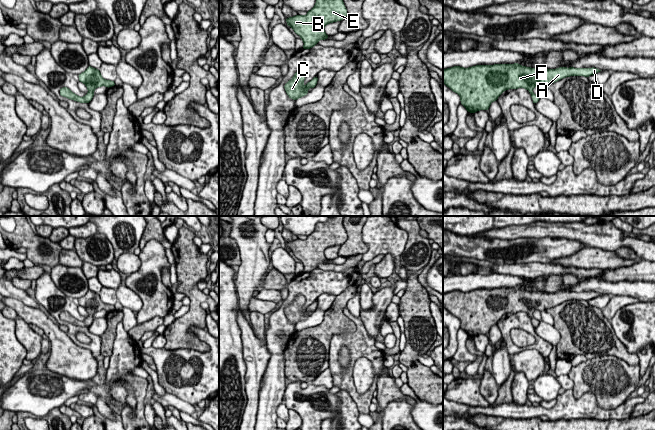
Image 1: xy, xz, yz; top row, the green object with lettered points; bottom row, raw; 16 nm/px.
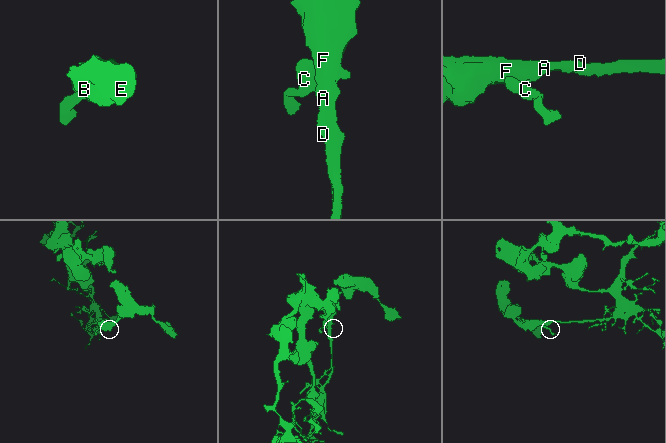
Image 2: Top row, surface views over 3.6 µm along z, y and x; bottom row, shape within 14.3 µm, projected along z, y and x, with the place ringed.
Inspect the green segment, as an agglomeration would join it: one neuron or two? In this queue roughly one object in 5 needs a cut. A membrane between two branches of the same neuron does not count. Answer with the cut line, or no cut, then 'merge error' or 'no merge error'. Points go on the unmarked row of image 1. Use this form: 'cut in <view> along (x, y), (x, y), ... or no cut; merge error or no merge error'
no cut; no merge error

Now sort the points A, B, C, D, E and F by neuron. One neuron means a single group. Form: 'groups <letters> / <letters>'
groups A B C D E F

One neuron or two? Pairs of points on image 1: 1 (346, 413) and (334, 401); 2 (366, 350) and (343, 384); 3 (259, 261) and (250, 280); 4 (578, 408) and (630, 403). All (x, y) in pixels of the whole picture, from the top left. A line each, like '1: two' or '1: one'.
1: one
2: one
3: one
4: one

